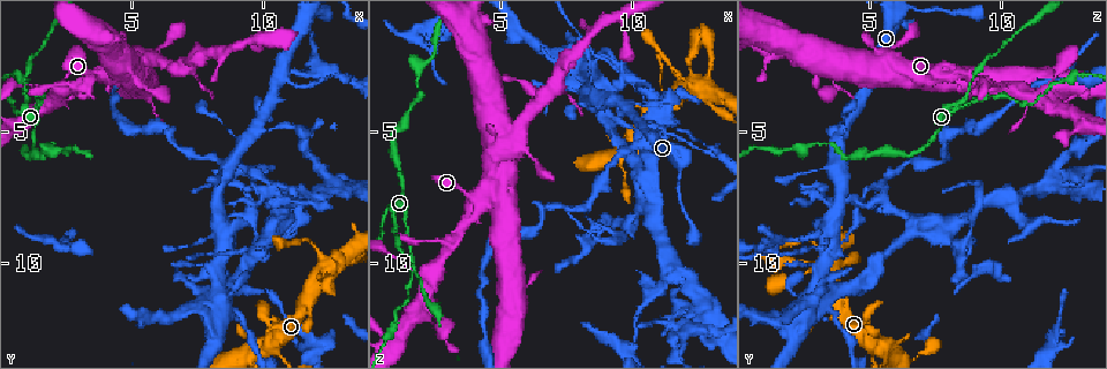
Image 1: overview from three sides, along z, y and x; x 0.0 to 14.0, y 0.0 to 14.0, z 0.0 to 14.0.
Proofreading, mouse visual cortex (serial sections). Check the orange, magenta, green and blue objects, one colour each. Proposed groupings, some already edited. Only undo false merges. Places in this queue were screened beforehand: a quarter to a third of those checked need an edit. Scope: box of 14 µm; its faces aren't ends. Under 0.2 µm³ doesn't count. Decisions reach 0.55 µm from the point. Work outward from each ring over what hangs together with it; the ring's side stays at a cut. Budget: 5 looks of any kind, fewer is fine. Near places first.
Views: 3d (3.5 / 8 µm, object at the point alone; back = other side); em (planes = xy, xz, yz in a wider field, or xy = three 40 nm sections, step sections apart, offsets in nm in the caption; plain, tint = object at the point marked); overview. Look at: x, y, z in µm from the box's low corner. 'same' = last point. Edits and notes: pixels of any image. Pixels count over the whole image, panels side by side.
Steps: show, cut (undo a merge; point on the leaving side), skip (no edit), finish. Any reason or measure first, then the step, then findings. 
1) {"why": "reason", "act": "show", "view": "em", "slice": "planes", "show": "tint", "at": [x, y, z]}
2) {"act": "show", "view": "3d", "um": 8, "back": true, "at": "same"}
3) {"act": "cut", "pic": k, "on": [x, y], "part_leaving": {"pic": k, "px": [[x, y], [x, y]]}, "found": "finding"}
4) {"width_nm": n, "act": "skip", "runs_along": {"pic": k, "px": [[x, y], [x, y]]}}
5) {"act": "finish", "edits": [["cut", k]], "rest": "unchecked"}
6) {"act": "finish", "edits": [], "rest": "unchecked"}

{"act": "show", "view": "3d", "um": 3.5, "at": [12.6, 10.1, 3.2]}

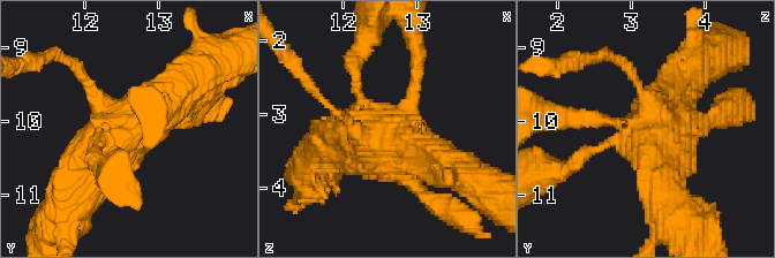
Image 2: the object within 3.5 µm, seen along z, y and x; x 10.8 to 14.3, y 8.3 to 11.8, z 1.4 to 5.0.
{"why": "shape alone is not enough", "act": "show", "view": "em", "slice": "xy", "step": 5, "show": "tint", "at": [12.60, 10.00, 3.25]}

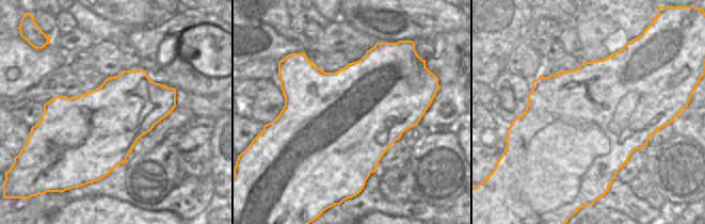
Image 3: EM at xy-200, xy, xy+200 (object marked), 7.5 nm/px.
{"act": "skip", "found": "continuous, no second cell"}

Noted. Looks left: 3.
{"why": "four or more arms meet", "act": "show", "view": "3d", "um": 3.5, "at": [8.4, 11.0, 3.1]}

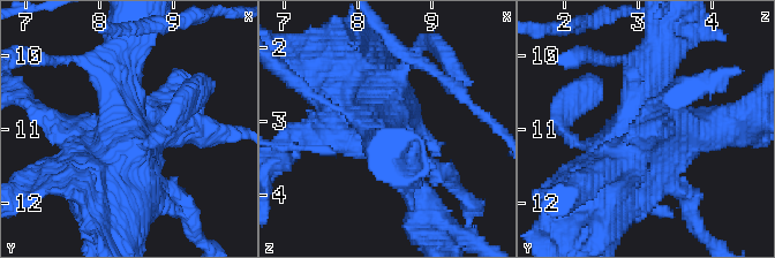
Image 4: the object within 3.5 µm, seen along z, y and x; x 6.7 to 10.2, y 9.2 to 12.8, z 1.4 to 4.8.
{"act": "show", "view": "em", "slice": "xy", "step": 5, "show": "tint", "at": [8.35, 11.05, 3.05]}

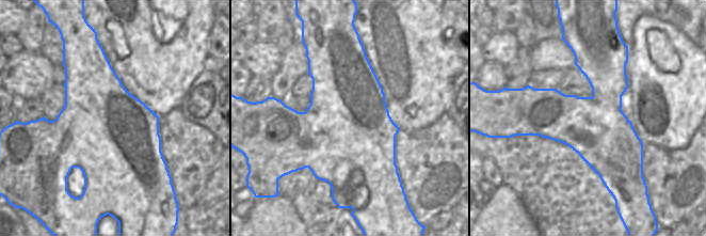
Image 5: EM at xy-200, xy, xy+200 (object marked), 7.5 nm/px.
{"why": "cut it another way", "act": "show", "view": "em", "slice": "xy", "step": 2, "show": "tint", "at": "same"}

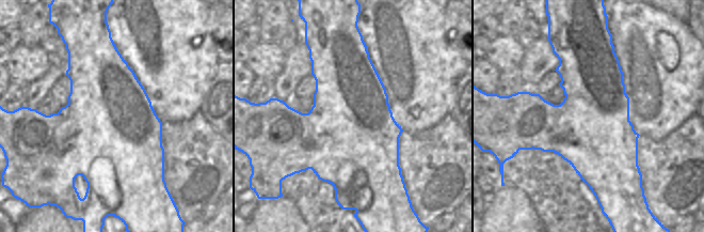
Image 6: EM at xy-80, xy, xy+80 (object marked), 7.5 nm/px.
{"act": "cut", "pic": 4, "on": [307, 68], "part_leaving": {"pic": 4, "px": [[669, 134], [758, 115]]}, "found": "a second cell is stuck on"}

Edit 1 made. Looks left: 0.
{"act": "finish", "edits": [["cut", 4]], "rest": "unchecked"}

